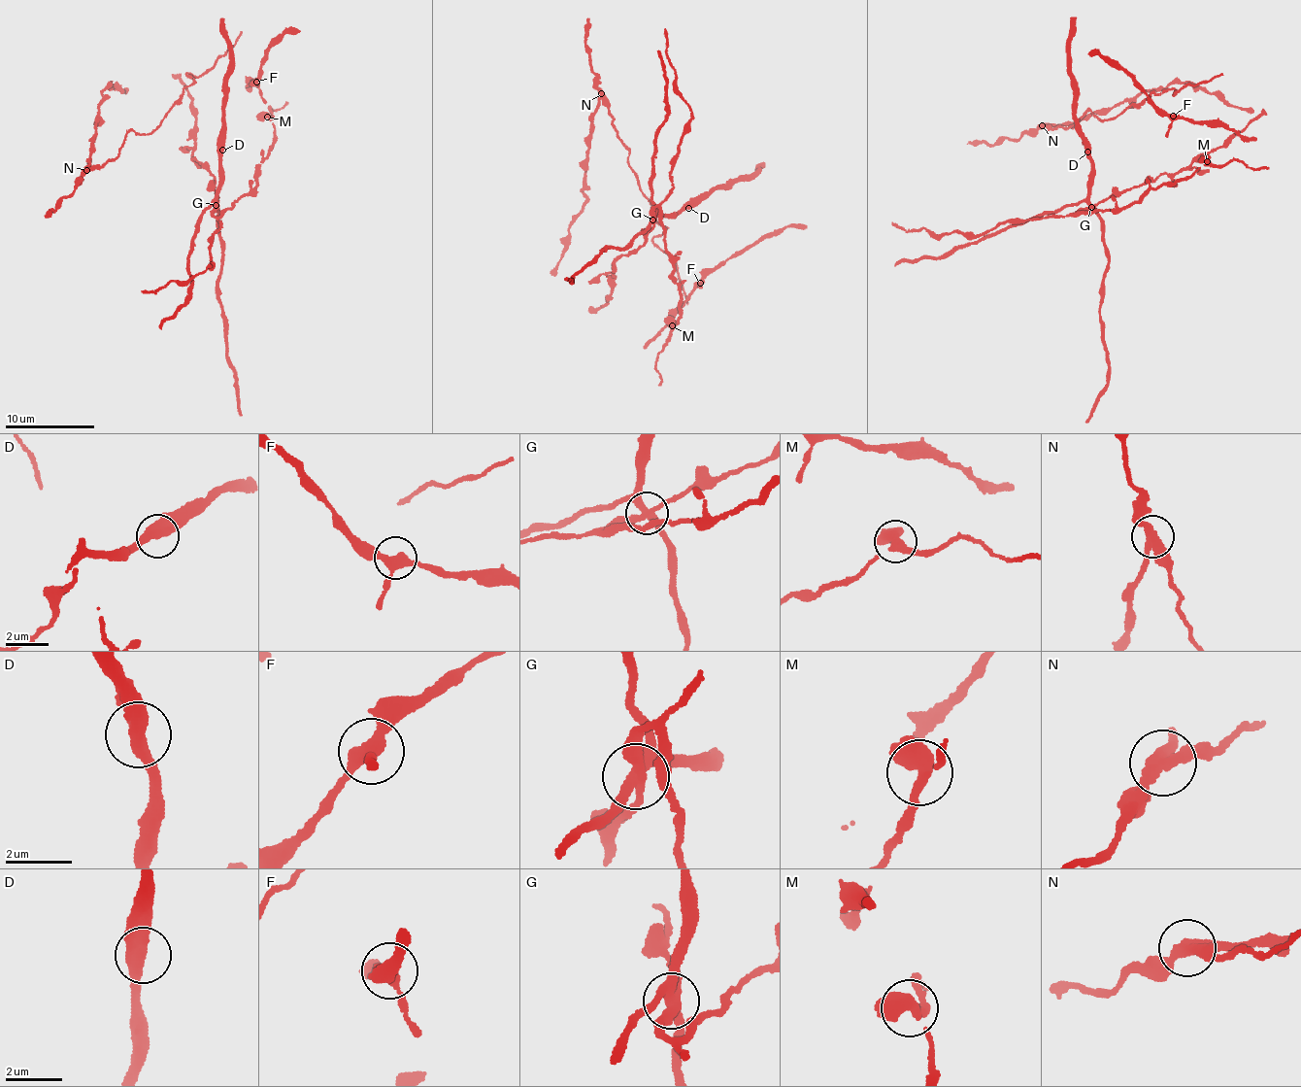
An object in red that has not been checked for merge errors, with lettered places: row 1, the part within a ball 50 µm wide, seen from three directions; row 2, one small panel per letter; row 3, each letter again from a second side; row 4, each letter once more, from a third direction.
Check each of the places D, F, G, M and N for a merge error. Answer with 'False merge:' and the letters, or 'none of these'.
False merge: G, N

